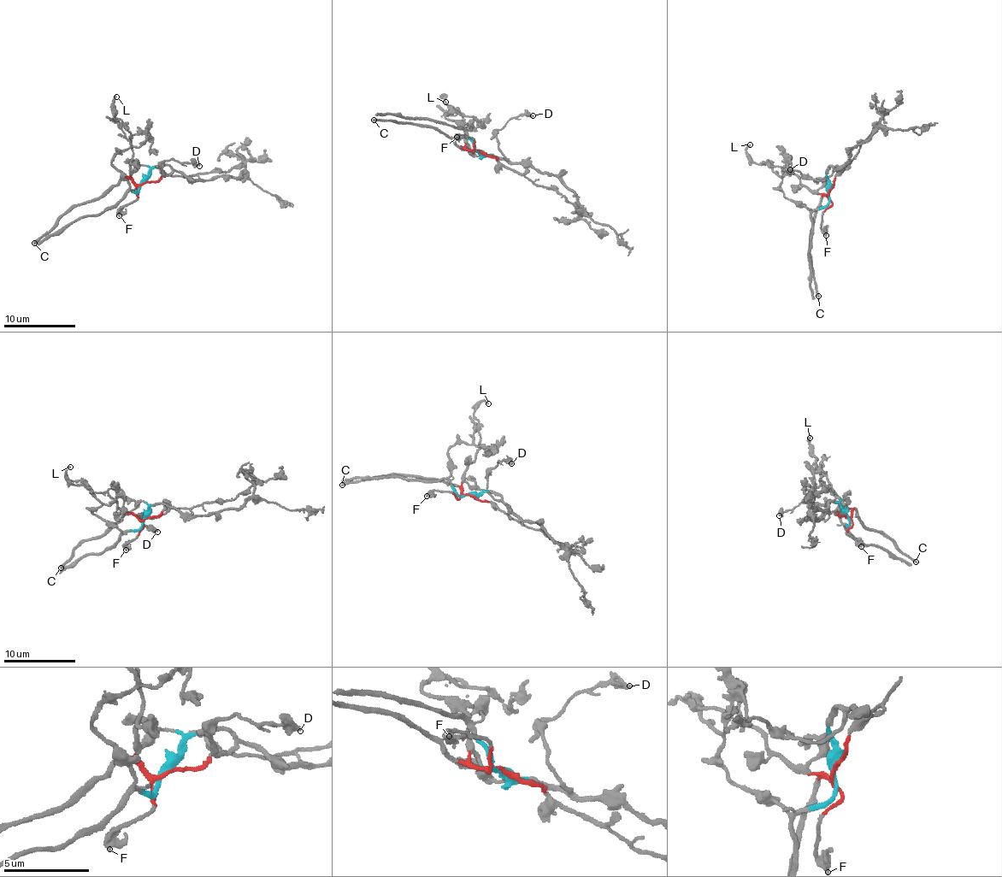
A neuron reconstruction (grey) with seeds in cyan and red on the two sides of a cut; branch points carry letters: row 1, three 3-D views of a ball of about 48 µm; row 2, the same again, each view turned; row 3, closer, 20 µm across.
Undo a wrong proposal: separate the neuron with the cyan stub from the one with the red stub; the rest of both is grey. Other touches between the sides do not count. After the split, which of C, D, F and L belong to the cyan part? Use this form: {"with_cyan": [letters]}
{"with_cyan": ["D"]}

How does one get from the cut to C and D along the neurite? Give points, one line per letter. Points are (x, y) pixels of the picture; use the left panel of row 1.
C: (144, 184), (134, 185), (129, 178), (124, 178), (96, 198), (73, 205), (33, 244)
D: (142, 184), (155, 167), (170, 167), (172, 173), (163, 176), (162, 164), (172, 159), (199, 166)

